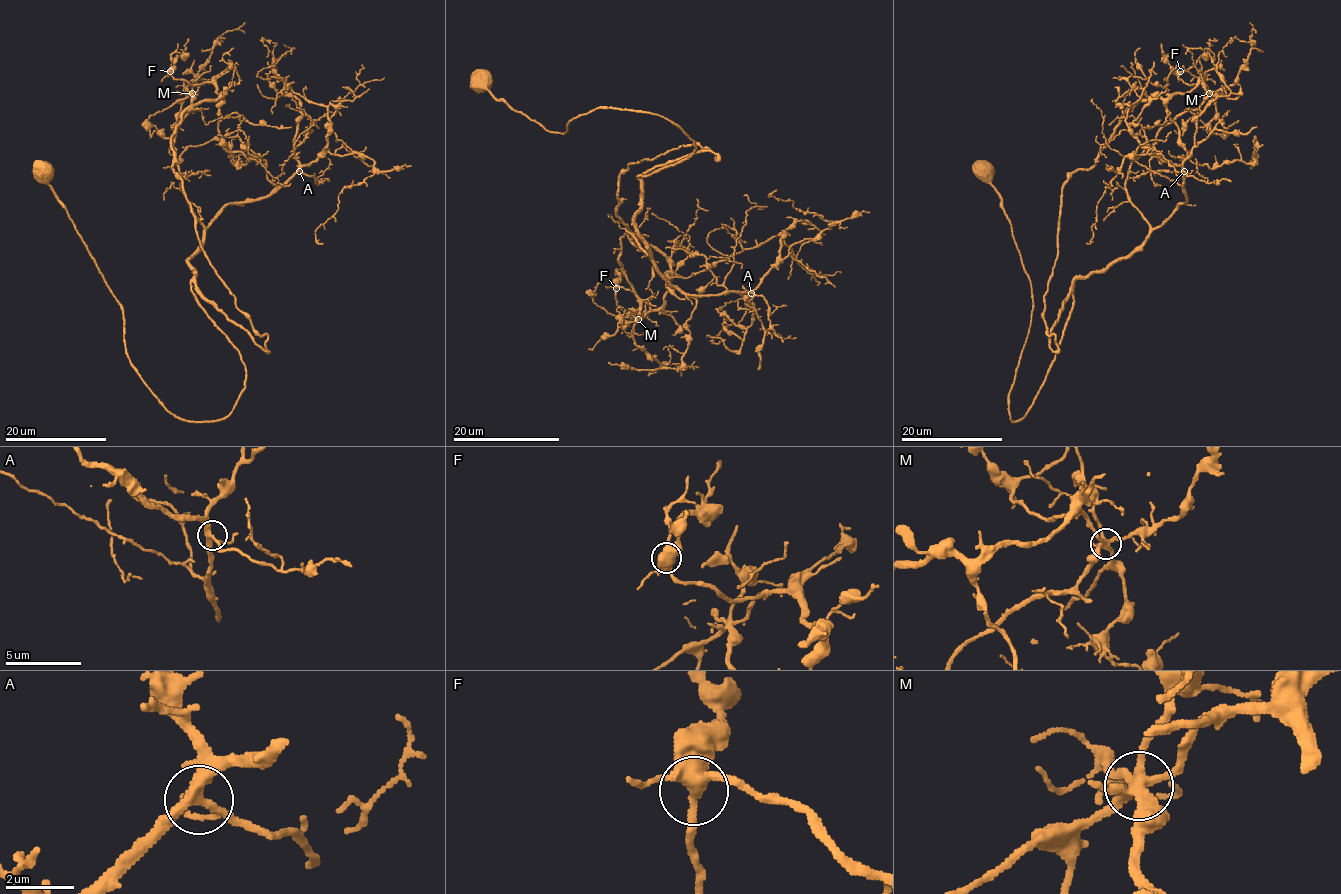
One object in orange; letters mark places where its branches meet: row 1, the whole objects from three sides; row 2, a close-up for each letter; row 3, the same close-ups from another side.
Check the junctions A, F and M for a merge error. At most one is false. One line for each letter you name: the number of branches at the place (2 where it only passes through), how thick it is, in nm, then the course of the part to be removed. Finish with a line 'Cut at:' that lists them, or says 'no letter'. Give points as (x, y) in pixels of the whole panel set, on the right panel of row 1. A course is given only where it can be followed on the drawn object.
Cut at: no letter

